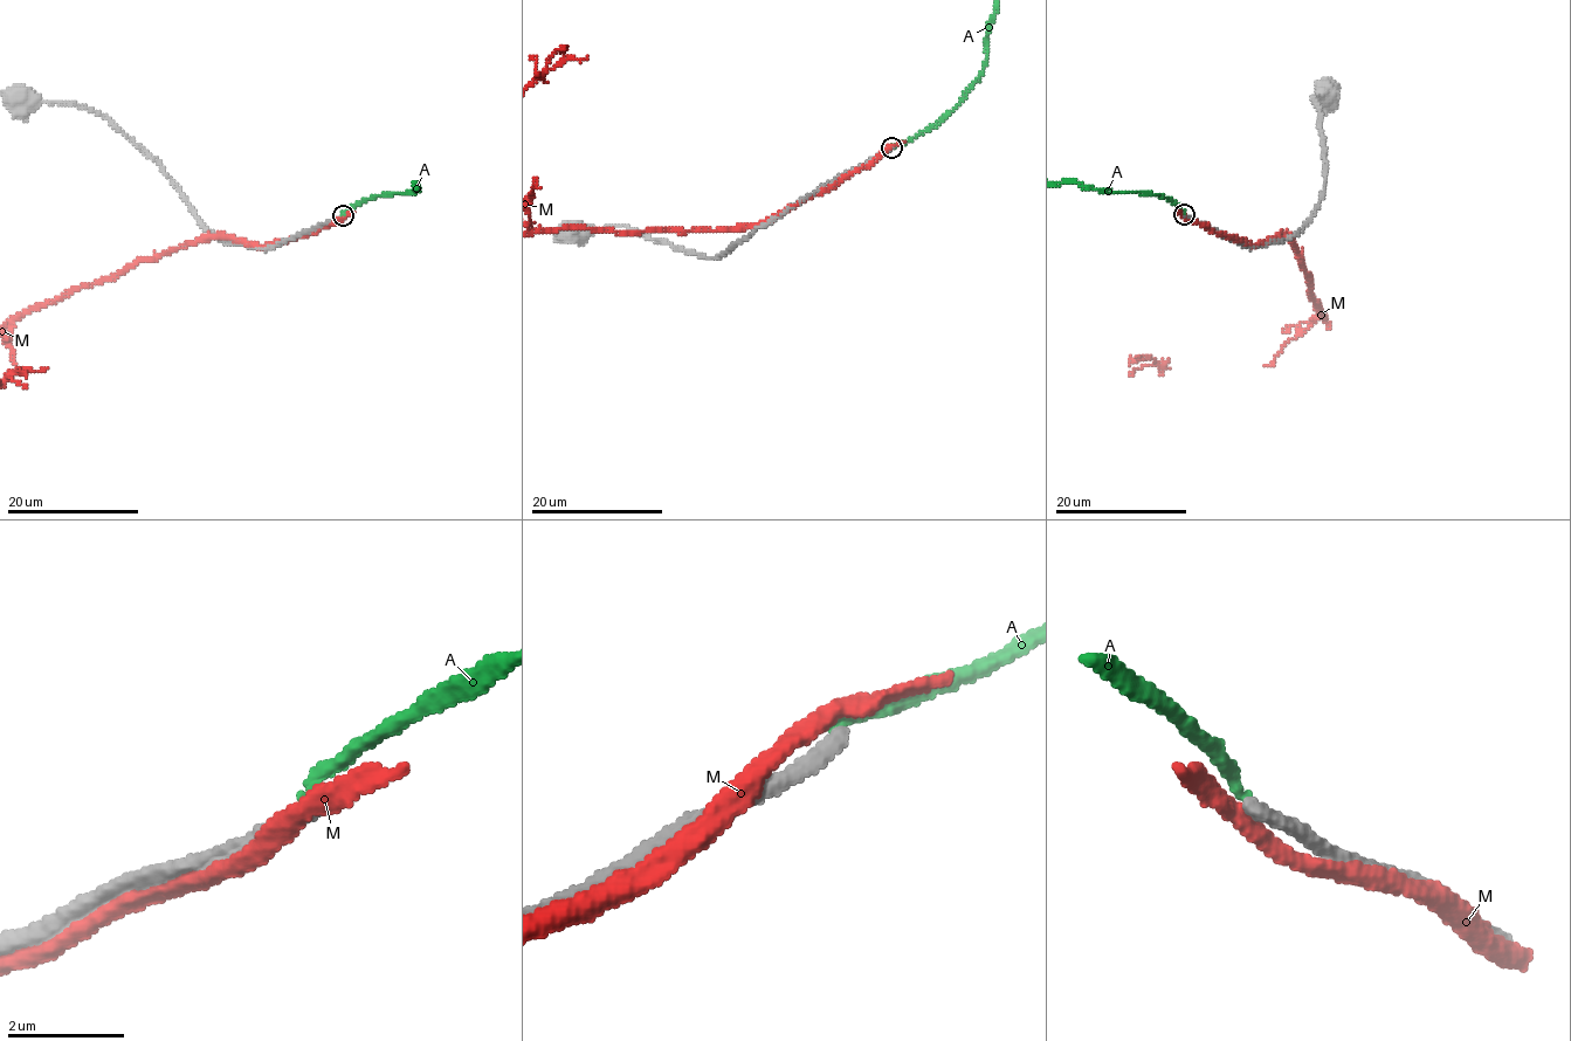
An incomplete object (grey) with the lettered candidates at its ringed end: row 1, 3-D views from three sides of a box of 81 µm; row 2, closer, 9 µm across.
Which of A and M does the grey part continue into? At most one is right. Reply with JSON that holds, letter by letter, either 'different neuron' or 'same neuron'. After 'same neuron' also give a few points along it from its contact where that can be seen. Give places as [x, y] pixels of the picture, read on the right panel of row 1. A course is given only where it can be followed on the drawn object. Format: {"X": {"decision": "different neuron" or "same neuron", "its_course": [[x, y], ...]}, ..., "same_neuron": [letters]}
{"A": {"decision": "different neuron"}, "M": {"decision": "different neuron"}, "same_neuron": []}

